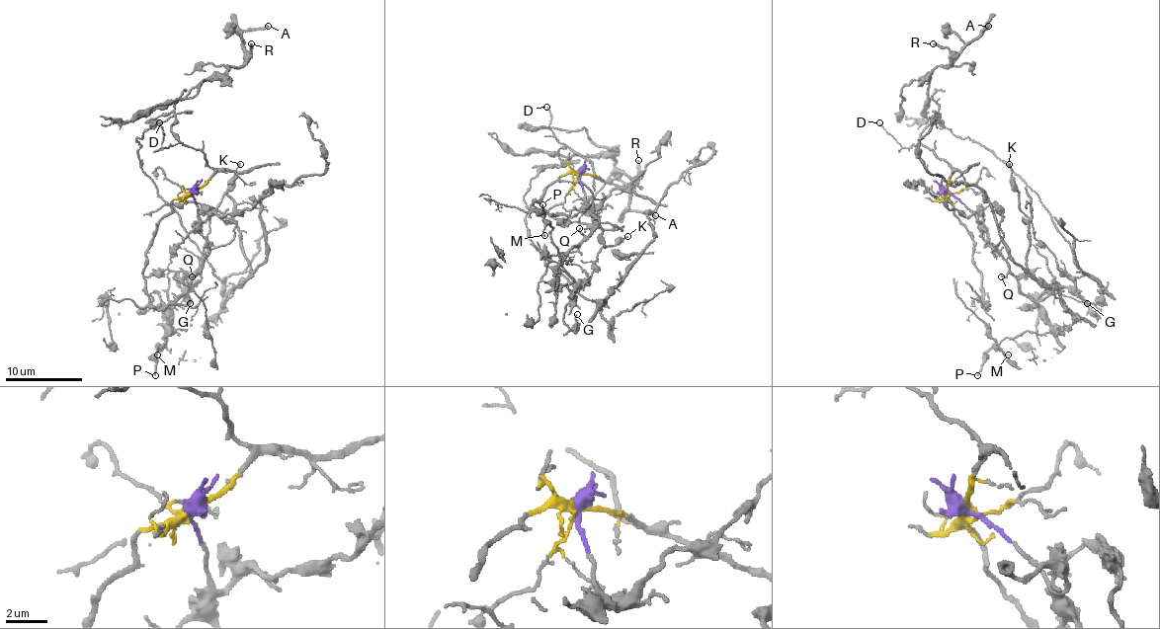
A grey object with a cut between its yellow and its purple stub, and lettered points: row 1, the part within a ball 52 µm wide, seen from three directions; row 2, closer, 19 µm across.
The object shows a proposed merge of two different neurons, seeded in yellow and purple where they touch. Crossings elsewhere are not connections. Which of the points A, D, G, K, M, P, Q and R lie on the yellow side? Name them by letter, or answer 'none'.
A, D, R

